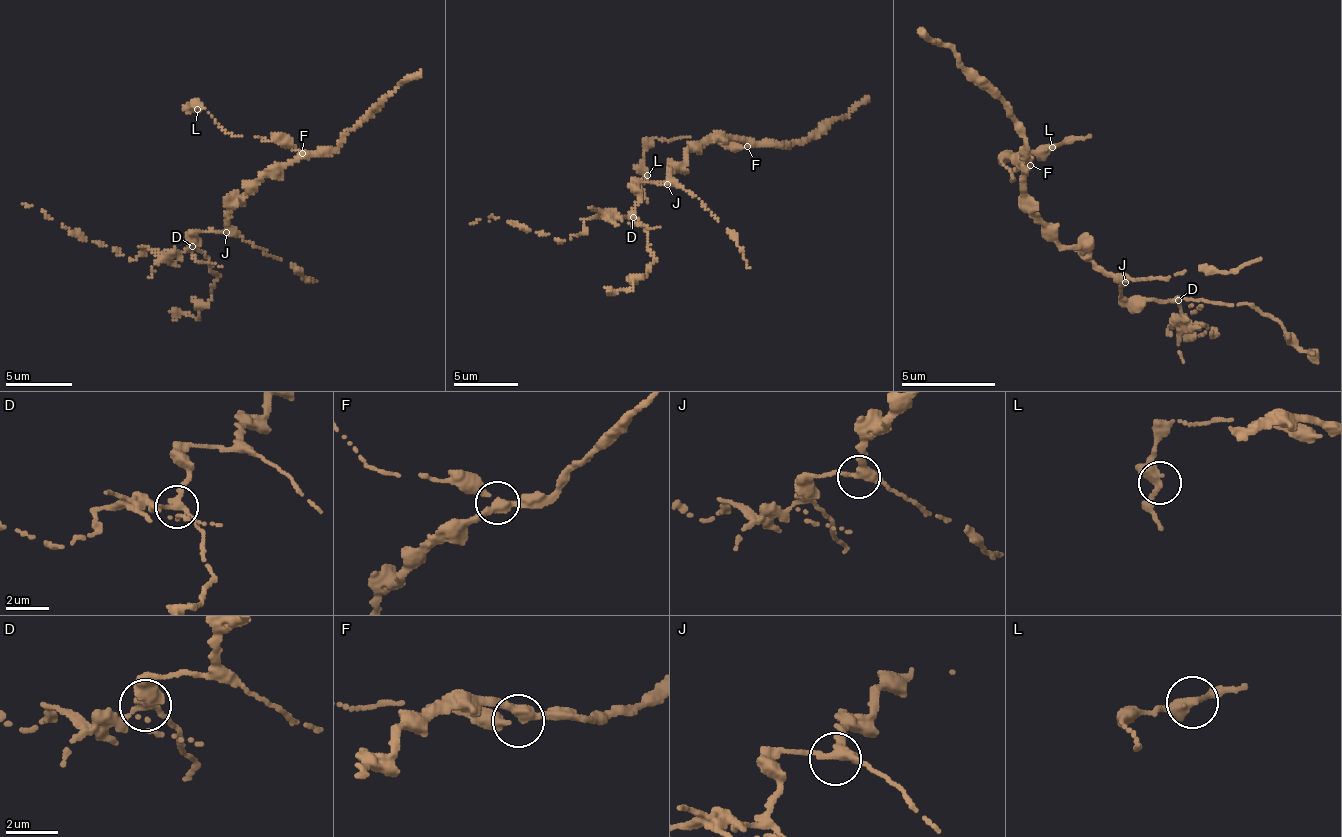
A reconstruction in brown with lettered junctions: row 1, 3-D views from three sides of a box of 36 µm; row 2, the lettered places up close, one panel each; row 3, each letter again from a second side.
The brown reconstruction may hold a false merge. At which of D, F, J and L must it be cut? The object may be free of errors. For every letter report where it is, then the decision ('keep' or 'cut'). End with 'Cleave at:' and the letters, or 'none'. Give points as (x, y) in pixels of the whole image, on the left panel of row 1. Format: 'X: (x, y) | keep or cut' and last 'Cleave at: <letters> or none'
D: (192, 246) | cut
F: (302, 153) | keep
J: (226, 232) | keep
L: (197, 109) | keep
Cleave at: D

